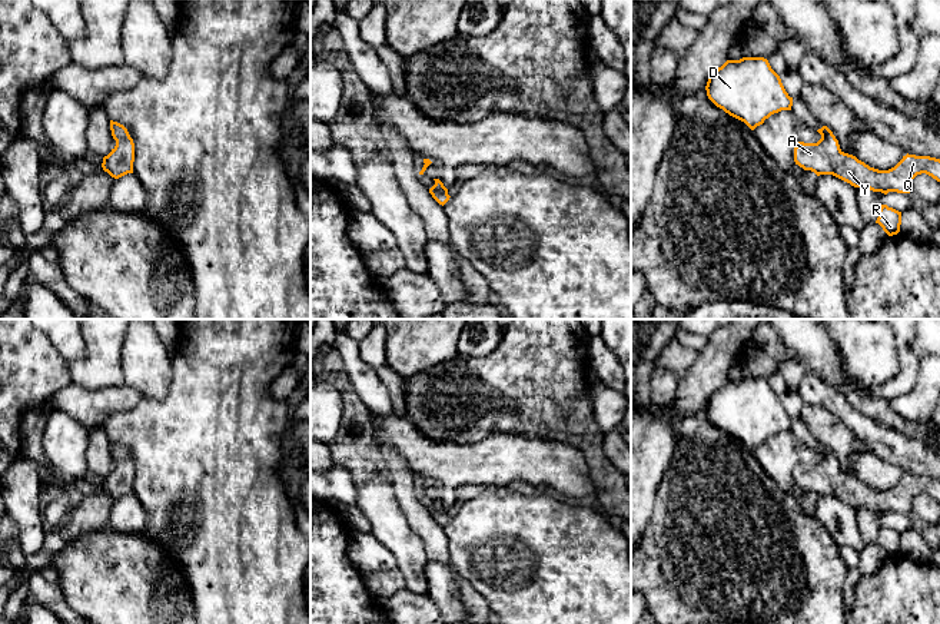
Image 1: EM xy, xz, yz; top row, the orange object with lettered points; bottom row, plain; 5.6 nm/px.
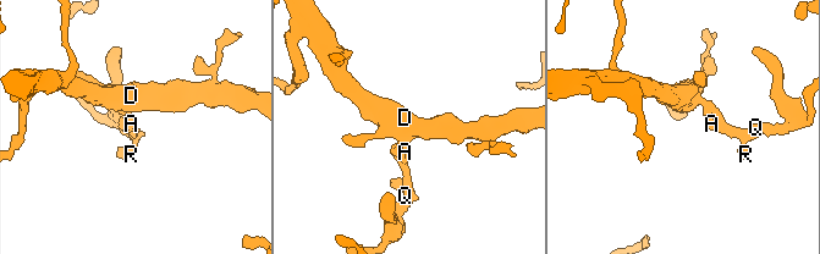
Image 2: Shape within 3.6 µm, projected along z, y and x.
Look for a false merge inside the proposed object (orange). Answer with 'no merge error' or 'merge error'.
no merge error

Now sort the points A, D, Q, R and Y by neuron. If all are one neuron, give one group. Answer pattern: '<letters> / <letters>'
A D Q R Y

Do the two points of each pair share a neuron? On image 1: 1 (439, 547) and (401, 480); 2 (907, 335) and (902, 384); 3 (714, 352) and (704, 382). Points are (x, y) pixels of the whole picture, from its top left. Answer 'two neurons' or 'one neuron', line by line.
1: one neuron
2: one neuron
3: one neuron

